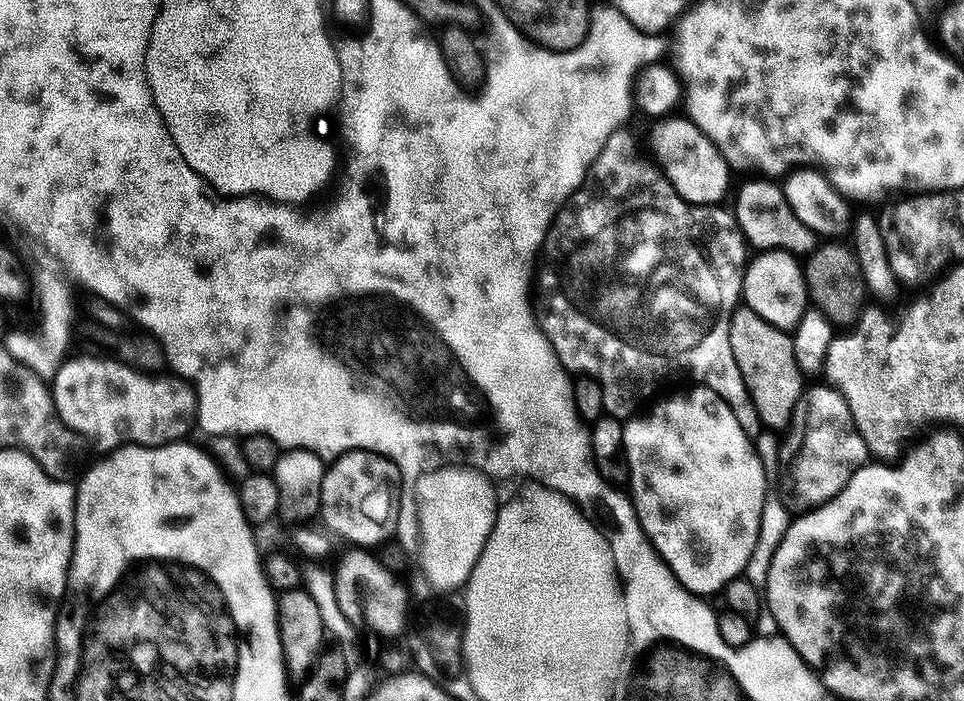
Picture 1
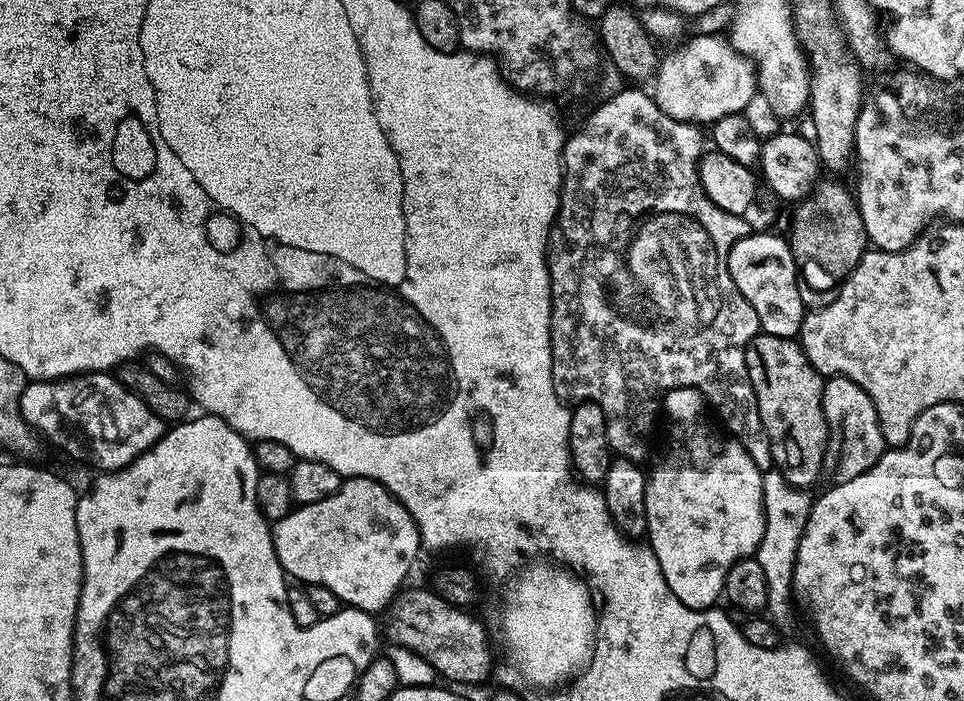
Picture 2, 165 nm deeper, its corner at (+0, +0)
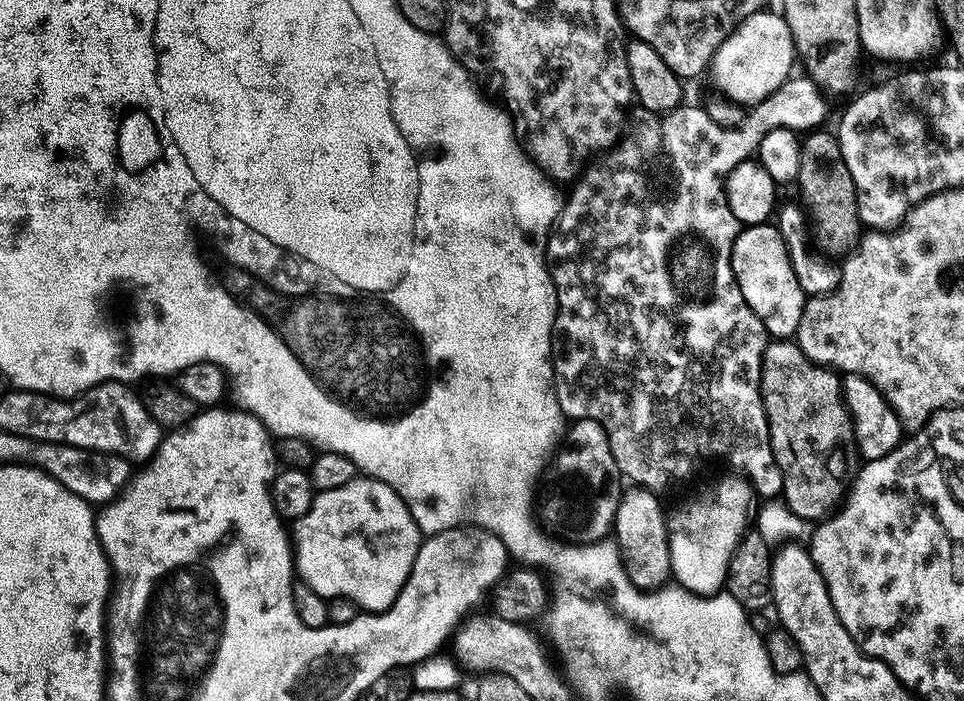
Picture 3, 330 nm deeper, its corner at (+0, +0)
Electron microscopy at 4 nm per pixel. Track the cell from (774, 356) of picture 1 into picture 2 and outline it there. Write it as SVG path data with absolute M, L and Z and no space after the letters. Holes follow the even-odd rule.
M760 332L748 343L746 370L758 402L758 414L768 435L772 463L786 475L790 456L804 450L804 442L830 442L830 429L822 410L825 377L806 358L795 339Z

